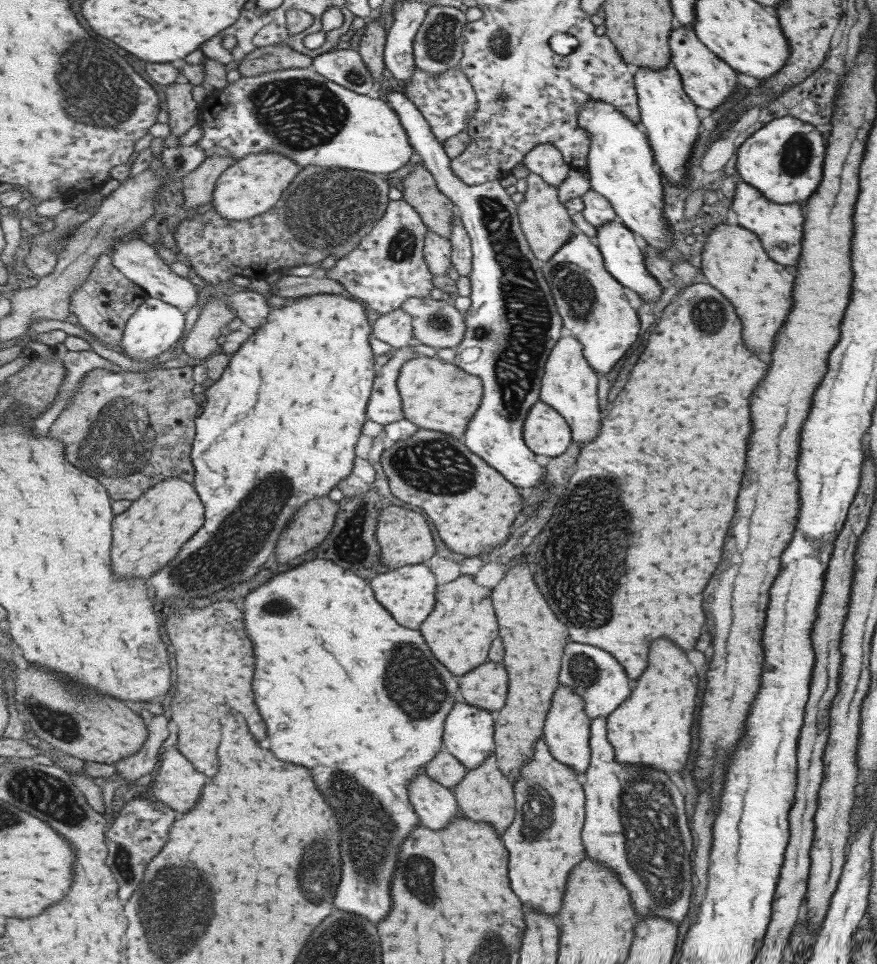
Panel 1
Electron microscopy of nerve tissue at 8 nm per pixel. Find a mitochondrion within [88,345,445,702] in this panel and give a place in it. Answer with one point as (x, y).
(238, 541)

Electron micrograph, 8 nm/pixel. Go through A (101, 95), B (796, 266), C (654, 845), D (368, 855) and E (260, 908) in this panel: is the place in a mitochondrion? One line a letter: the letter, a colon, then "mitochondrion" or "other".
A: mitochondrion
B: other
C: mitochondrion
D: mitochondrion
E: other

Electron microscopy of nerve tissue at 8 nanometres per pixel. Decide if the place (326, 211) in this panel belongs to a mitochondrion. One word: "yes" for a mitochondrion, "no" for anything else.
yes

